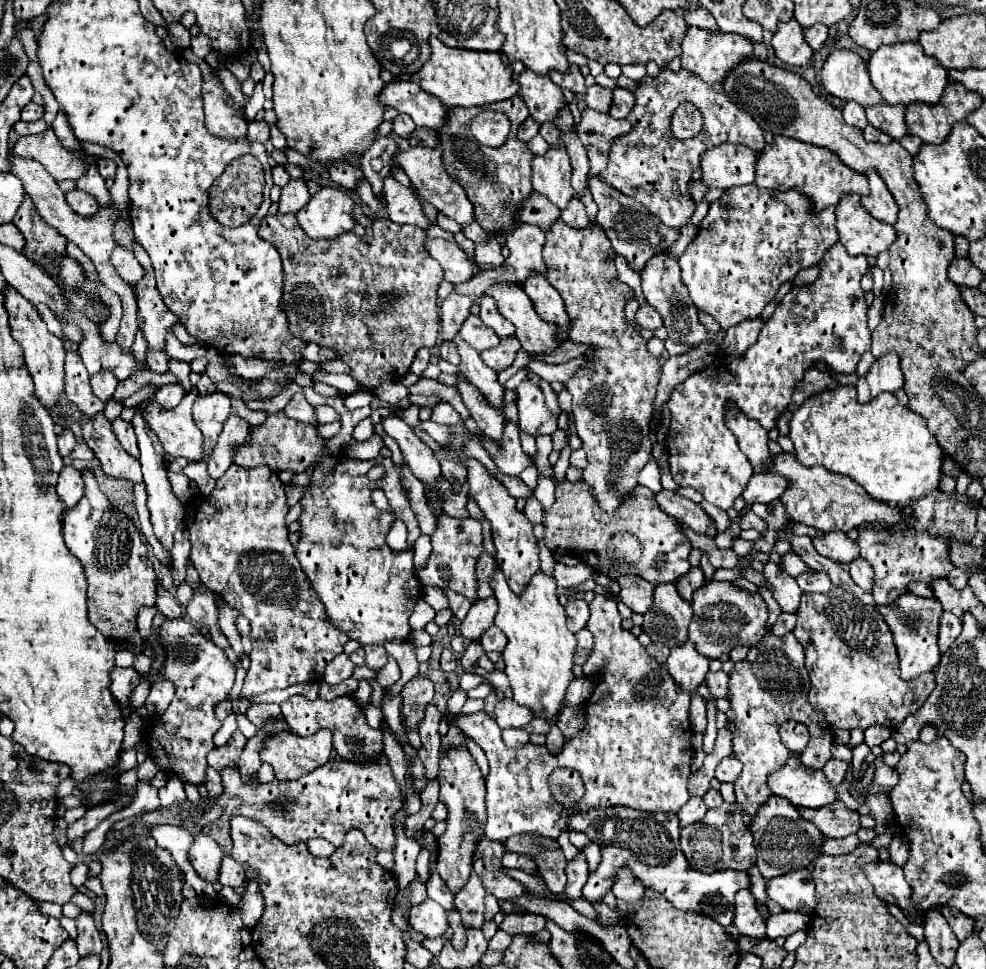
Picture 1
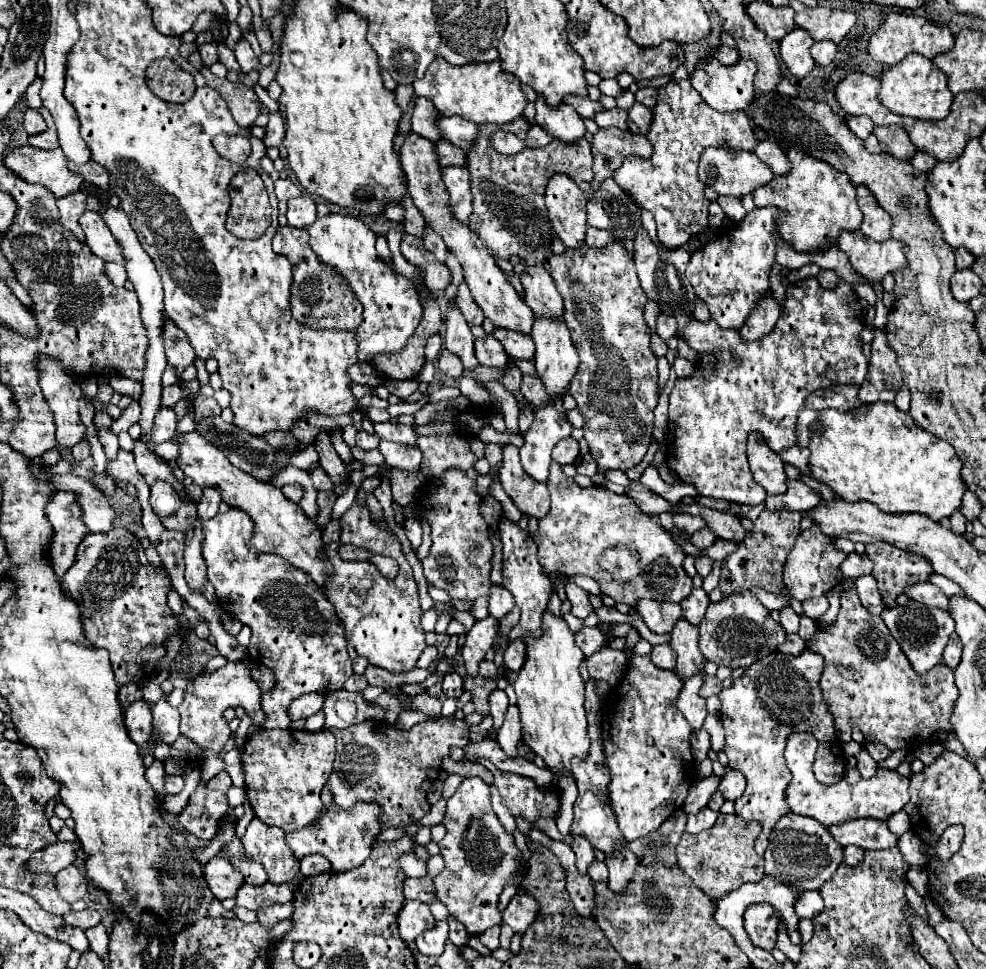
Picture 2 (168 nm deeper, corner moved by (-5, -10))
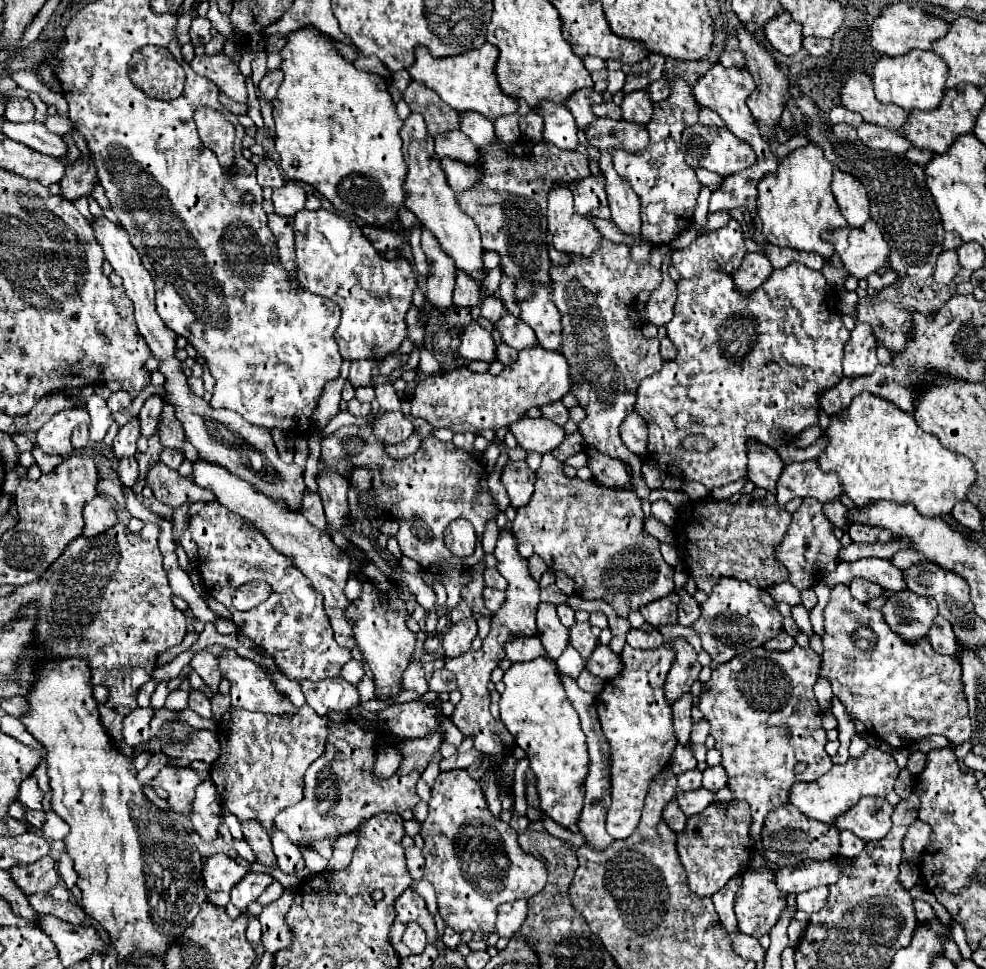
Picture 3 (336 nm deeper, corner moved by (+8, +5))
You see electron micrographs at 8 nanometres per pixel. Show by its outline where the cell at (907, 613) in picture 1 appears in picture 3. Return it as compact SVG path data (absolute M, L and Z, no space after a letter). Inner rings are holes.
M908 590L890 592L886 604L882 606L882 616L890 630L910 644L916 644L926 636L936 614L938 606L934 598L918 596Z

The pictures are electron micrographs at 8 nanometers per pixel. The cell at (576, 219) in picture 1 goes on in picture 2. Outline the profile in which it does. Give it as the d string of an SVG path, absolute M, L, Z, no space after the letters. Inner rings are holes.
M587 227L587 245L591 245L591 247L605 247L611 241L613 241L613 235L609 231Z

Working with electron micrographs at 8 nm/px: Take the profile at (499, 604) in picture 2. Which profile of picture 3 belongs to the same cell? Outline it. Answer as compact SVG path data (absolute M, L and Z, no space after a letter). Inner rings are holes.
M484 588L484 604L492 612L496 612L500 608L500 604L504 602L504 598L506 598L504 592L498 592L498 590L492 590L492 588Z

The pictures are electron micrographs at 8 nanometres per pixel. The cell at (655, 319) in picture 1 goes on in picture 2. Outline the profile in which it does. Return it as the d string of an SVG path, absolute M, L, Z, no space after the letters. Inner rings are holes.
M661 313L659 319L657 319L657 335L667 341L671 337L677 335L677 321L673 315L667 315L667 313Z

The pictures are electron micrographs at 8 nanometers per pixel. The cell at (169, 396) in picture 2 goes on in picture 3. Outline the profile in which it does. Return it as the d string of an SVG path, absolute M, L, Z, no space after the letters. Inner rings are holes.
M152 394L144 402L144 406L140 410L140 420L142 420L142 430L140 432L142 432L142 436L150 438L154 434L154 430L158 426L158 416L162 412L162 404L164 404L164 400L162 400L160 394Z

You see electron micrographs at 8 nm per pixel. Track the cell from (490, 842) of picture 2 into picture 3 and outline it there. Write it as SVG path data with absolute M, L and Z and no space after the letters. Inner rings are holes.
M466 770L440 772L432 786L432 798L428 802L428 808L428 818L422 822L420 830L420 836L424 838L422 854L426 858L424 878L434 886L438 898L438 912L450 928L454 928L456 932L494 932L498 904L512 902L518 898L528 900L544 888L544 864L538 858L522 852L522 848L518 846L518 832L512 830L510 824L504 824L502 820L490 814L480 784L472 780Z

